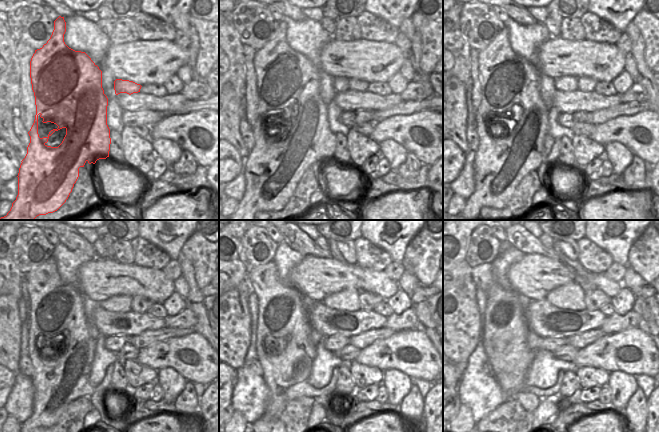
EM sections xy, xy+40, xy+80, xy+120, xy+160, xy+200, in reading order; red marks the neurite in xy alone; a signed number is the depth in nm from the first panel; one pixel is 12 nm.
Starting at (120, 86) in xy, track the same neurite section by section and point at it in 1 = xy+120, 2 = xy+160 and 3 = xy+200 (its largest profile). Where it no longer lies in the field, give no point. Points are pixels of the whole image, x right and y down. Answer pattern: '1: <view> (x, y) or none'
1: xy+120 (140, 304)
2: xy+160 (367, 300)
3: xy+200 (595, 299)

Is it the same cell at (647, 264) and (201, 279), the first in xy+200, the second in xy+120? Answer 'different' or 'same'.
same

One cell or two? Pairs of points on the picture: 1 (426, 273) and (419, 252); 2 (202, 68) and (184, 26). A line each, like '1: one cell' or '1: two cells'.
1: one cell
2: two cells

